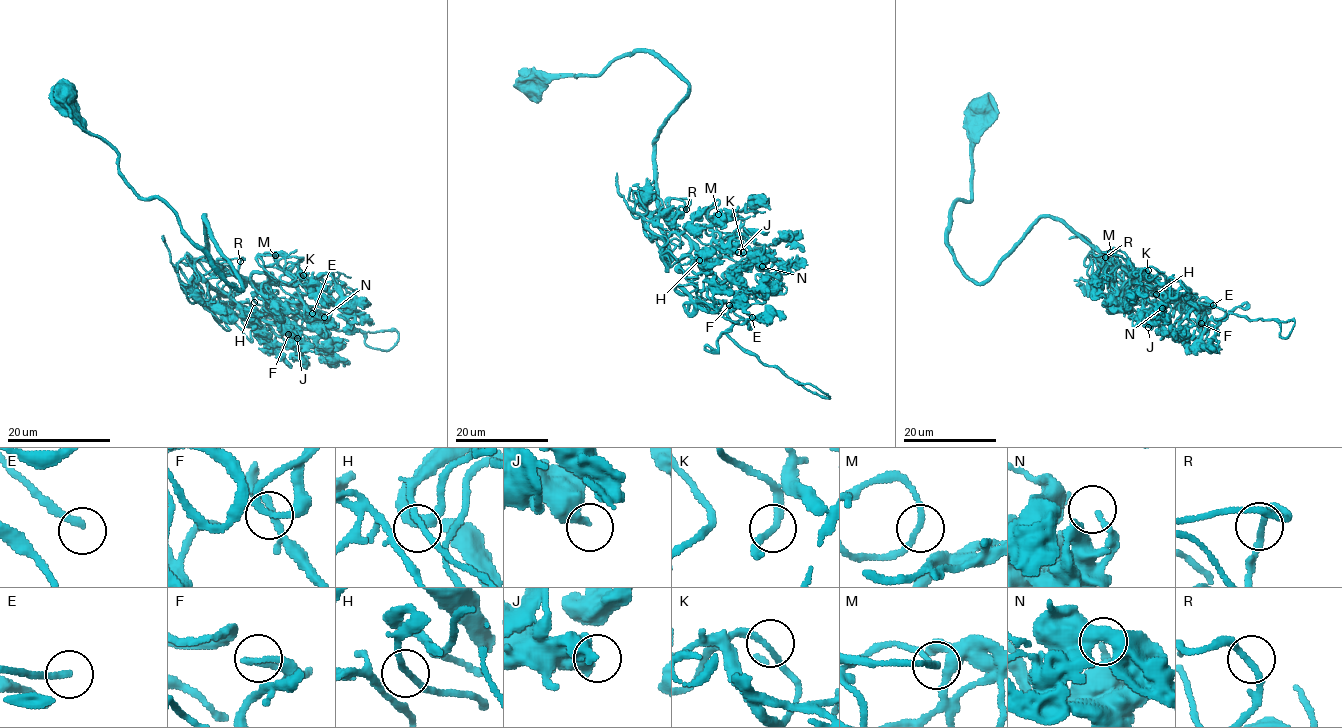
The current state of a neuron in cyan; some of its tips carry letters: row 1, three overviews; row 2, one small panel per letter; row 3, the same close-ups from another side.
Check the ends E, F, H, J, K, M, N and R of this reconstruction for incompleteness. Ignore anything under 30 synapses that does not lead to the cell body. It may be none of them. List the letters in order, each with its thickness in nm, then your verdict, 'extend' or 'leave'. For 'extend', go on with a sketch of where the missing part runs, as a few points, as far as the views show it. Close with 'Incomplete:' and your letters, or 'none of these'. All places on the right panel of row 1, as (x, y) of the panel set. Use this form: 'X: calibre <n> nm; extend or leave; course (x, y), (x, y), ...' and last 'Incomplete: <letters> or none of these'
E: calibre 200 nm; extend; course (1213, 305), (1211, 301), (1195, 306), (1208, 322), (1216, 323), (1219, 316), (1209, 322), (1207, 333)
F: calibre 160 nm; leave
H: calibre 140 nm; leave
J: calibre 360 nm; leave
K: calibre 190 nm; leave
M: calibre 130 nm; leave
N: calibre 180 nm; leave
R: calibre 180 nm; leave
Incomplete: E

